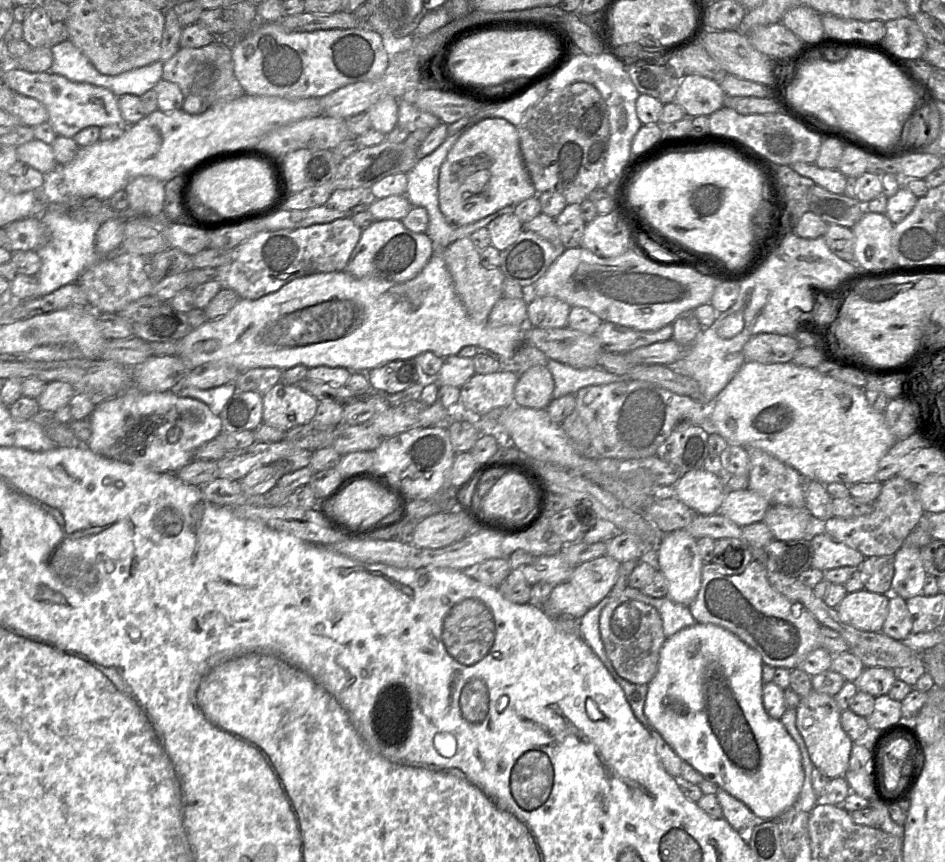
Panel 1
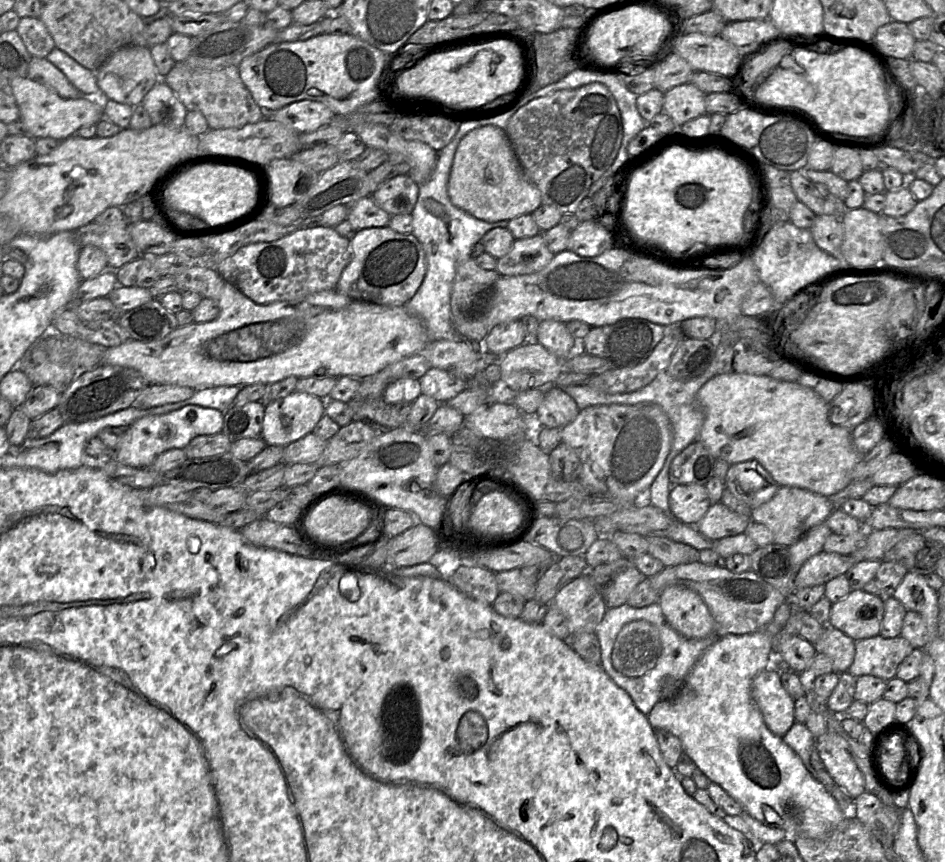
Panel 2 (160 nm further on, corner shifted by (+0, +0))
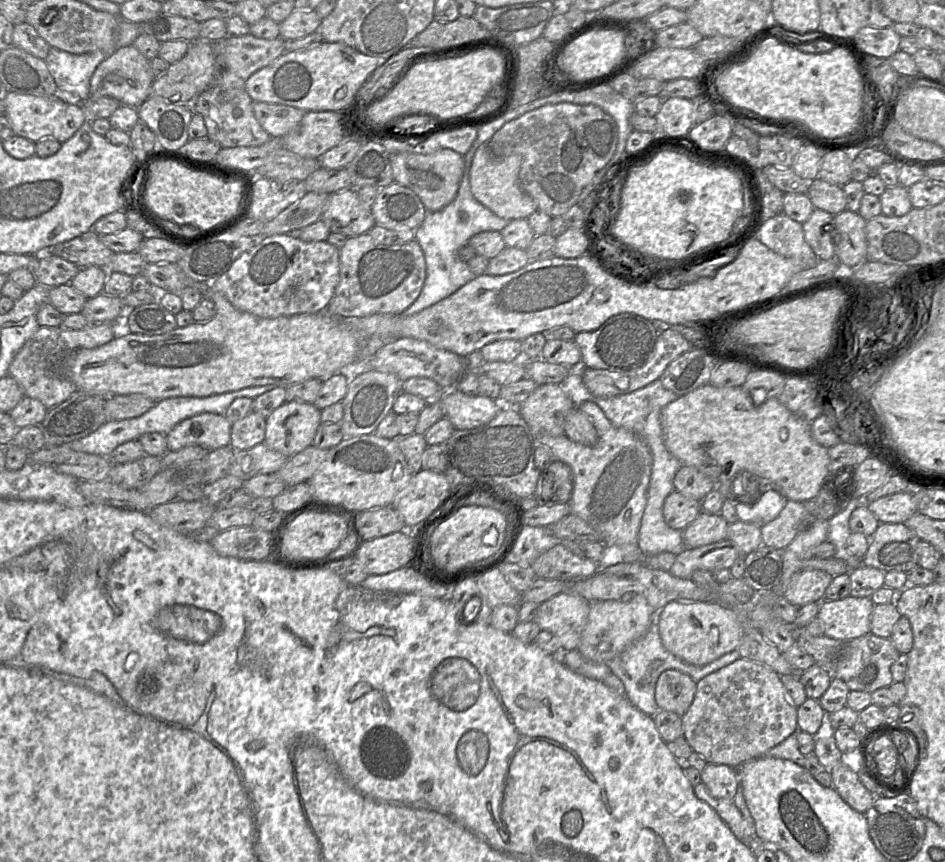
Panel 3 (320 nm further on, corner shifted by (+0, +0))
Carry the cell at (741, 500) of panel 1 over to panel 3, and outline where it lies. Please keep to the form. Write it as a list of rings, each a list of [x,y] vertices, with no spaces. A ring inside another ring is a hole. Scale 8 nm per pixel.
[[[701,511],[684,530],[683,541],[687,548],[697,548],[727,538],[729,523],[720,514]]]

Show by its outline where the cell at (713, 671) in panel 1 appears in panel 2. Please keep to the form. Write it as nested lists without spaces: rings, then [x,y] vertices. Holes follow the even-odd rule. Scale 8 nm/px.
[[[791,602],[783,603],[776,610],[772,621],[764,629],[758,632],[743,635],[729,633],[716,637],[712,645],[701,655],[689,674],[686,676],[679,695],[672,700],[658,701],[647,715],[647,718],[654,730],[666,730],[678,737],[681,741],[684,753],[686,753],[693,760],[696,767],[700,769],[711,782],[721,786],[730,796],[738,801],[743,808],[743,812],[747,813],[766,826],[784,830],[786,833],[786,838],[804,836],[813,839],[820,839],[825,838],[833,829],[835,829],[847,814],[834,799],[834,797],[827,791],[825,786],[809,773],[800,757],[784,742],[783,738],[773,734],[768,729],[751,694],[751,685],[754,677],[759,672],[772,666],[774,660],[776,659],[778,635],[786,626],[793,609],[794,606]]]

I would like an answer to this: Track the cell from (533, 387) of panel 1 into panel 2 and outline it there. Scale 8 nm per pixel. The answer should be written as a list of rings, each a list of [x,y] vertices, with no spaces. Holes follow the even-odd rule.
[[[554,385],[545,392],[544,400],[535,415],[542,427],[563,428],[573,422],[579,412],[574,399]]]

